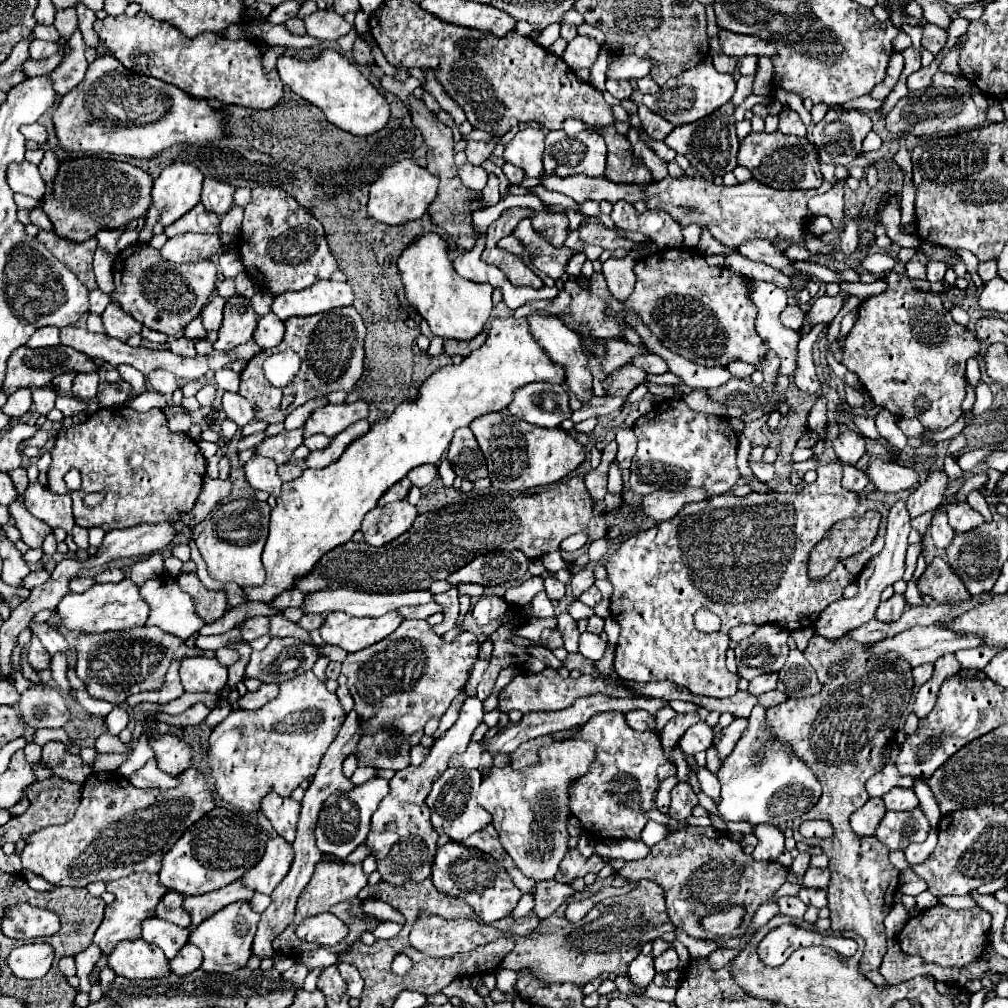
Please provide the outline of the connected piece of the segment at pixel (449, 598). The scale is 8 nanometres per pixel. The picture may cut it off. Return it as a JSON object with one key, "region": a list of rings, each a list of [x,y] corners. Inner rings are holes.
{"region":[[[452,587],[446,593],[438,593],[432,599],[444,607],[444,621],[440,625],[434,625],[432,630],[438,635],[444,635],[458,623],[458,587]]]}

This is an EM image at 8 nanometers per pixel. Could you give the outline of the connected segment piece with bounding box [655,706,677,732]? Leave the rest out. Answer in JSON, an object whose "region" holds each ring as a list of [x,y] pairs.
{"region":[[[663,707],[657,714],[656,714],[656,729],[658,732],[661,732],[664,728],[664,725],[676,716],[676,712],[671,707]]]}

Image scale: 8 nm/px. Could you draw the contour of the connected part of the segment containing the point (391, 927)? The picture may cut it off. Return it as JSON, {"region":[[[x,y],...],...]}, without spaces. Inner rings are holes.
{"region":[[[383,922],[379,924],[372,933],[377,939],[387,940],[396,936],[400,932],[401,927],[402,926],[396,922]]]}

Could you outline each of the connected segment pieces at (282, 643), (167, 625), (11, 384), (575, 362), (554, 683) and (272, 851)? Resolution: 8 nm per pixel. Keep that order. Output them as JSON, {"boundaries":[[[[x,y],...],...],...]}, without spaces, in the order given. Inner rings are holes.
{"boundaries":[[[[274,637],[266,649],[262,651],[252,651],[252,657],[246,665],[246,677],[252,679],[260,679],[262,683],[276,683],[276,681],[284,681],[292,675],[280,675],[280,667],[286,659],[296,657],[300,661],[300,665],[296,667],[294,673],[304,673],[308,671],[314,661],[318,659],[318,651],[314,651],[310,645],[306,645],[304,641],[292,639],[292,637]]],[[[154,577],[140,587],[140,593],[150,605],[146,625],[156,625],[180,639],[194,637],[204,625],[204,621],[194,613],[194,603],[190,601],[188,593],[178,587],[174,577]]],[[[22,345],[18,347],[10,359],[8,359],[8,371],[6,371],[6,379],[4,379],[4,385],[2,385],[2,391],[4,393],[14,393],[16,389],[20,387],[28,387],[28,389],[36,389],[36,387],[46,387],[52,383],[54,377],[62,375],[62,373],[68,373],[68,371],[96,371],[96,365],[90,357],[78,353],[76,349],[72,347],[64,347],[64,345],[58,345],[58,347],[44,347],[44,349],[32,349],[28,345]]],[[[532,313],[528,319],[530,333],[534,335],[534,339],[554,363],[564,367],[568,387],[582,403],[586,403],[592,397],[590,371],[586,371],[586,353],[582,353],[578,335],[568,329],[558,317],[544,317]]],[[[546,669],[542,673],[520,673],[518,677],[512,679],[512,683],[500,693],[500,703],[498,709],[504,713],[510,713],[512,709],[518,709],[522,713],[530,713],[530,711],[558,711],[558,709],[566,709],[570,705],[574,705],[576,699],[580,697],[588,697],[588,695],[608,695],[608,697],[626,697],[626,699],[634,699],[634,697],[642,697],[638,693],[634,693],[632,689],[620,685],[620,683],[610,683],[608,679],[602,677],[592,677],[592,675],[582,675],[578,679],[564,679],[558,675],[558,671],[554,669]]],[[[282,837],[268,839],[262,861],[254,869],[250,869],[246,877],[242,877],[242,881],[246,881],[246,885],[250,885],[250,889],[254,891],[270,895],[274,887],[290,871],[292,859],[294,859],[294,849],[290,843],[286,843]]]]}

